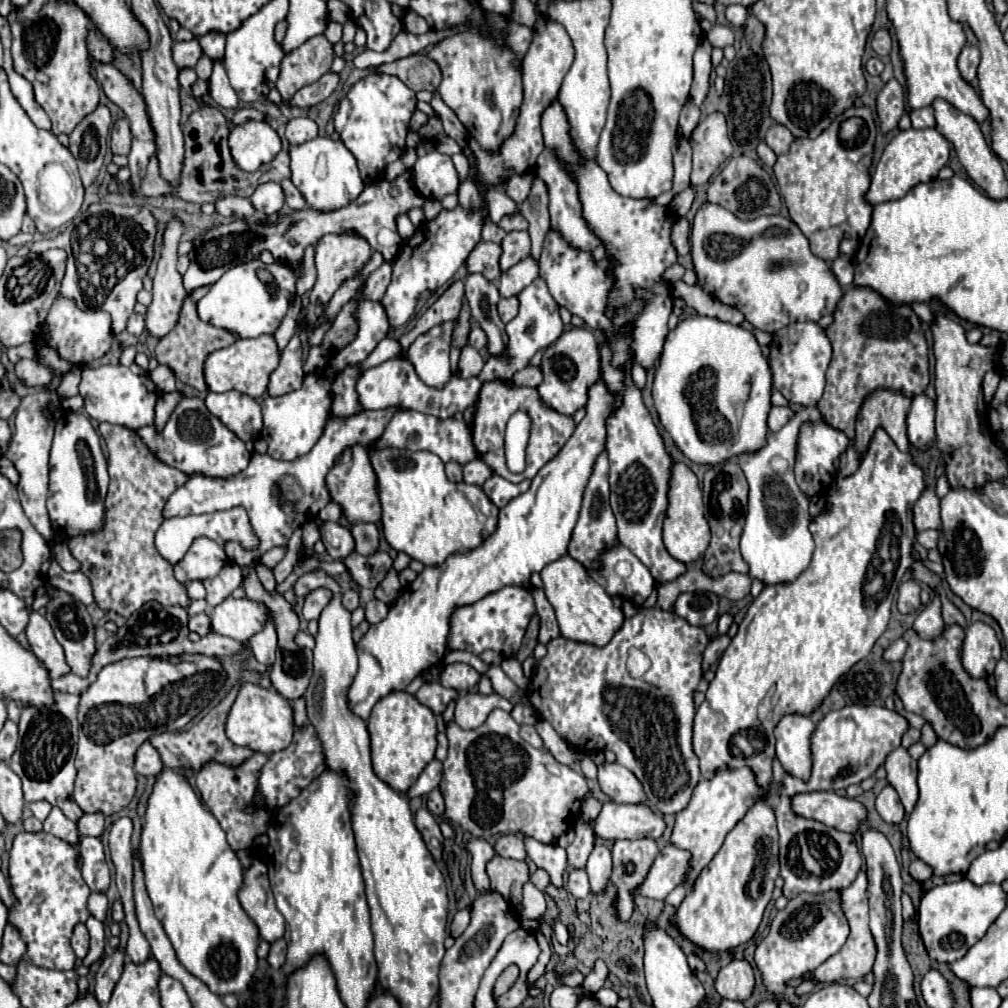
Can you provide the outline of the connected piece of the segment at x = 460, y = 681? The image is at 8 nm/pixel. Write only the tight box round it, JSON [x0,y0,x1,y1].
[441,664,481,690]

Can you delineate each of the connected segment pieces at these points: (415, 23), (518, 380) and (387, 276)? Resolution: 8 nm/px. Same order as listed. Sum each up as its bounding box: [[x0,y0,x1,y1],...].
[[403,12,429,34],[509,366,543,388],[363,262,391,300]]

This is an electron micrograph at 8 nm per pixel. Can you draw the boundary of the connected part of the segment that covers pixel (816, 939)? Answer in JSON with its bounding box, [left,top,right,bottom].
[755,890,849,996]

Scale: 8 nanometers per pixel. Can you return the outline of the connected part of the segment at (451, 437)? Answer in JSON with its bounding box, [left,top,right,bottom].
[377,410,475,466]

